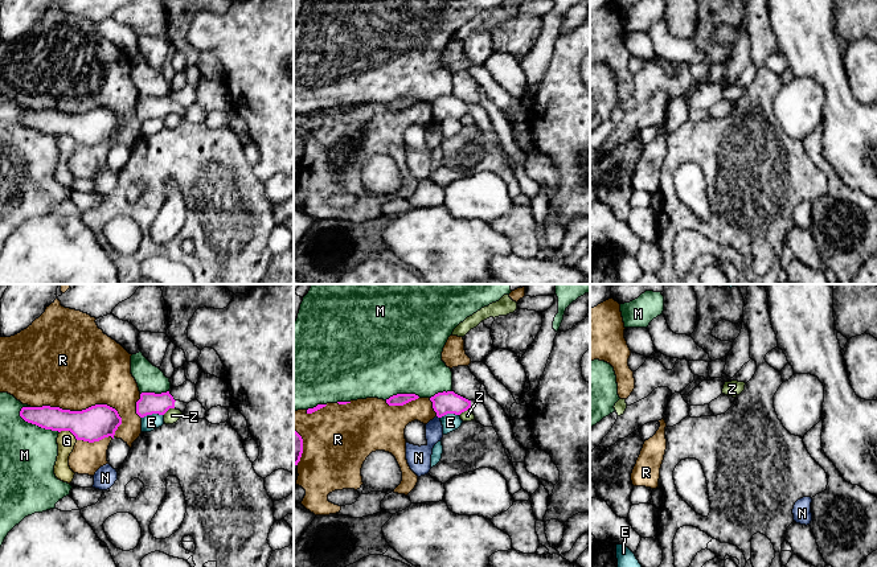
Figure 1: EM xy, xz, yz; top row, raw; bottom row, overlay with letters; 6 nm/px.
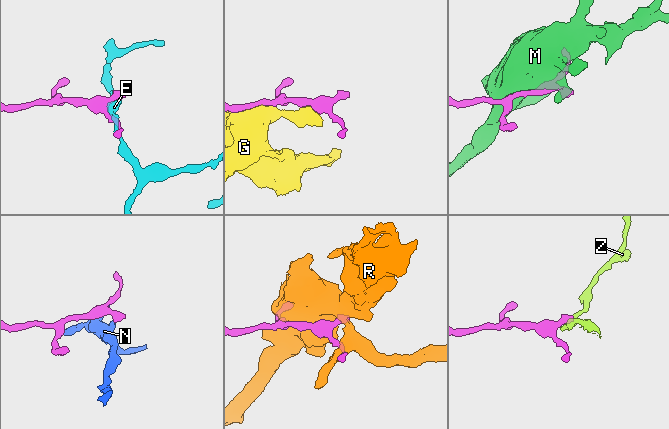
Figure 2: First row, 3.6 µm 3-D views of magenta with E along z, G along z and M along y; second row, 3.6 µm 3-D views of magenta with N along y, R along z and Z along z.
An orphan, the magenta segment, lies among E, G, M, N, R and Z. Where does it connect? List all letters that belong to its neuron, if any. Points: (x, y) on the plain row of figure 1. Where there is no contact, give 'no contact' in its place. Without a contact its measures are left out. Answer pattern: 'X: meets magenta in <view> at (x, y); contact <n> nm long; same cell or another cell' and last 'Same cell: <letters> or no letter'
E: meets magenta in xy at (152, 116); contact 140 nm long; another cell
G: meets magenta in xy at (69, 134); contact 120 nm long; another cell
M: meets magenta in xy at (36, 128); contact 280 nm long; another cell
N: meets magenta in xz at (438, 120); contact 30 nm long; another cell
R: meets magenta in xy at (80, 115); contact 550 nm long; another cell
Z: meets magenta in xy at (168, 113); contact 80 nm long; another cell
Same cell: no letter

